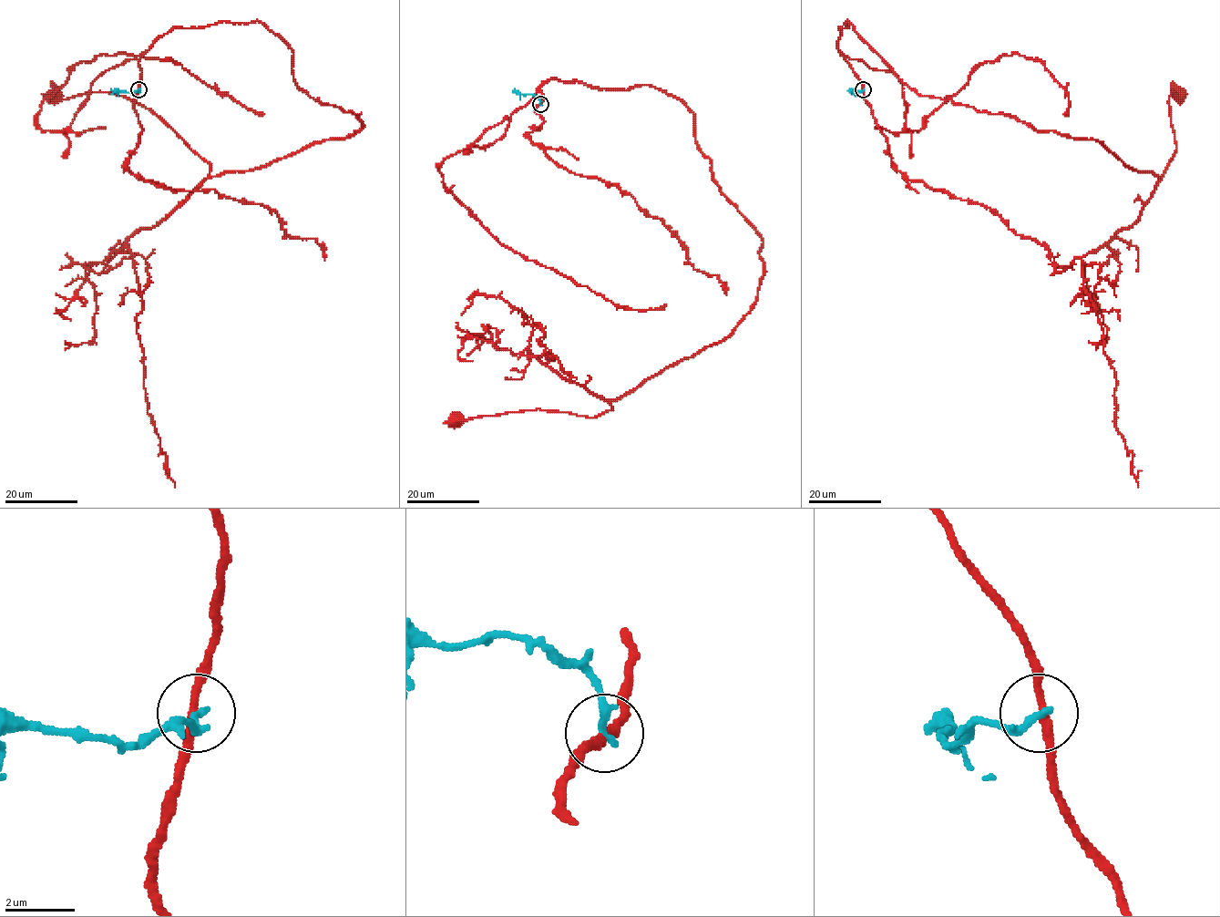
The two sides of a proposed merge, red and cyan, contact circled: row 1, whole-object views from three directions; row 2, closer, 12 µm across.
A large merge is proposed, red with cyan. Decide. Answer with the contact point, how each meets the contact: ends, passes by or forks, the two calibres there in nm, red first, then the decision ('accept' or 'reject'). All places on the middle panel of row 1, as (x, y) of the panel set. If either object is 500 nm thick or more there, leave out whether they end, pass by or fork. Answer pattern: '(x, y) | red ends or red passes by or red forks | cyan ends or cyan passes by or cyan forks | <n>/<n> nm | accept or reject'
(540, 104) | red passes by | cyan ends | 240/280 nm | reject

